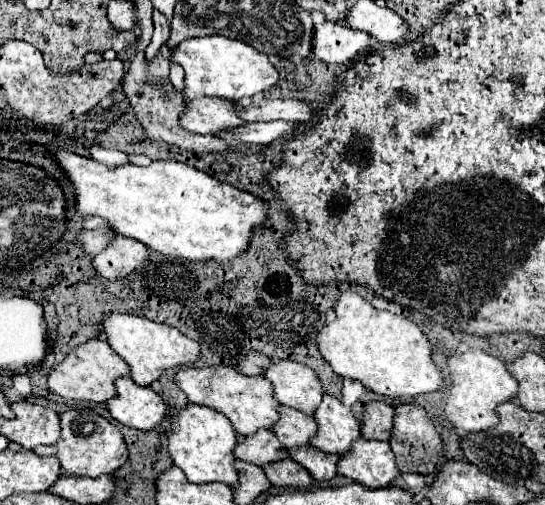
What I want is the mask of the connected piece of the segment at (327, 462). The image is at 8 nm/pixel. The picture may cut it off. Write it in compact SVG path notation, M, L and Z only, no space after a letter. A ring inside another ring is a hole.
M303 446L303 448L291 448L289 458L299 462L315 480L329 480L337 476L337 462L339 462L337 454L327 454L313 446Z

